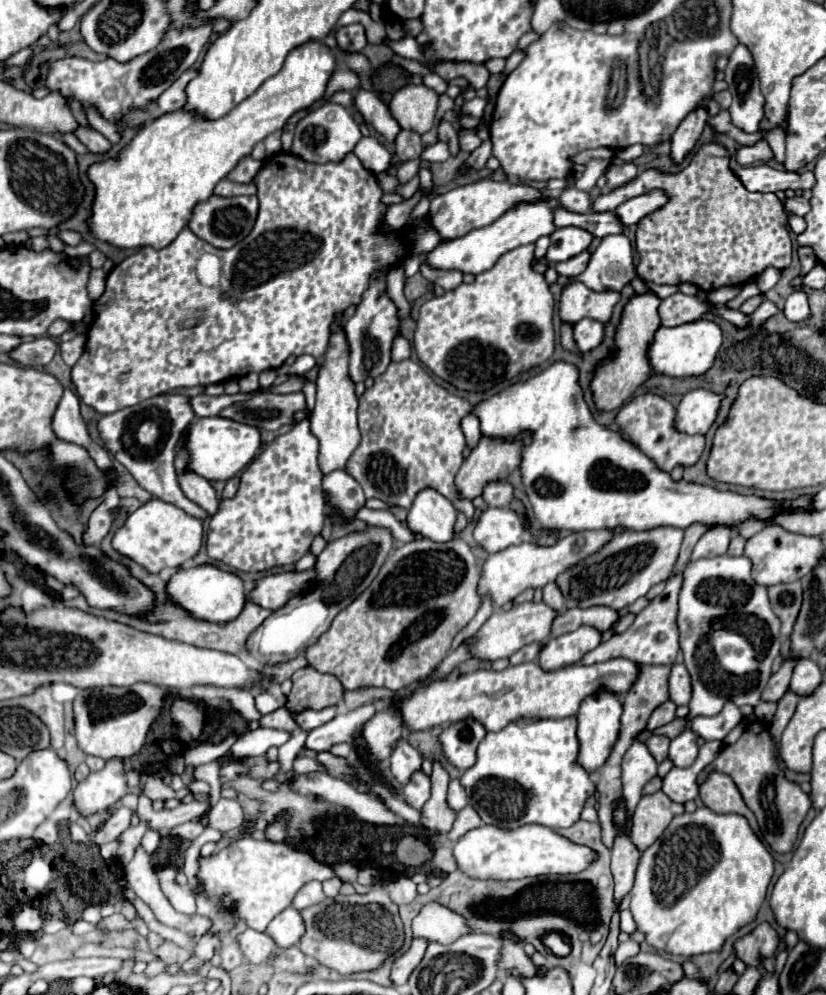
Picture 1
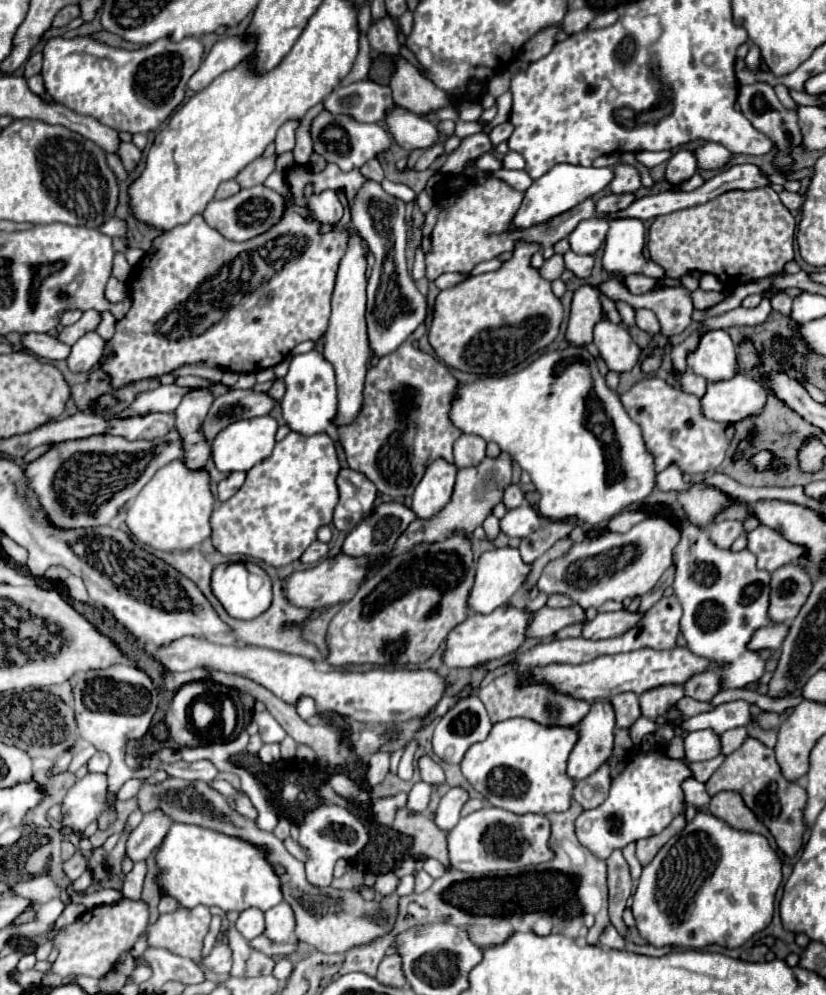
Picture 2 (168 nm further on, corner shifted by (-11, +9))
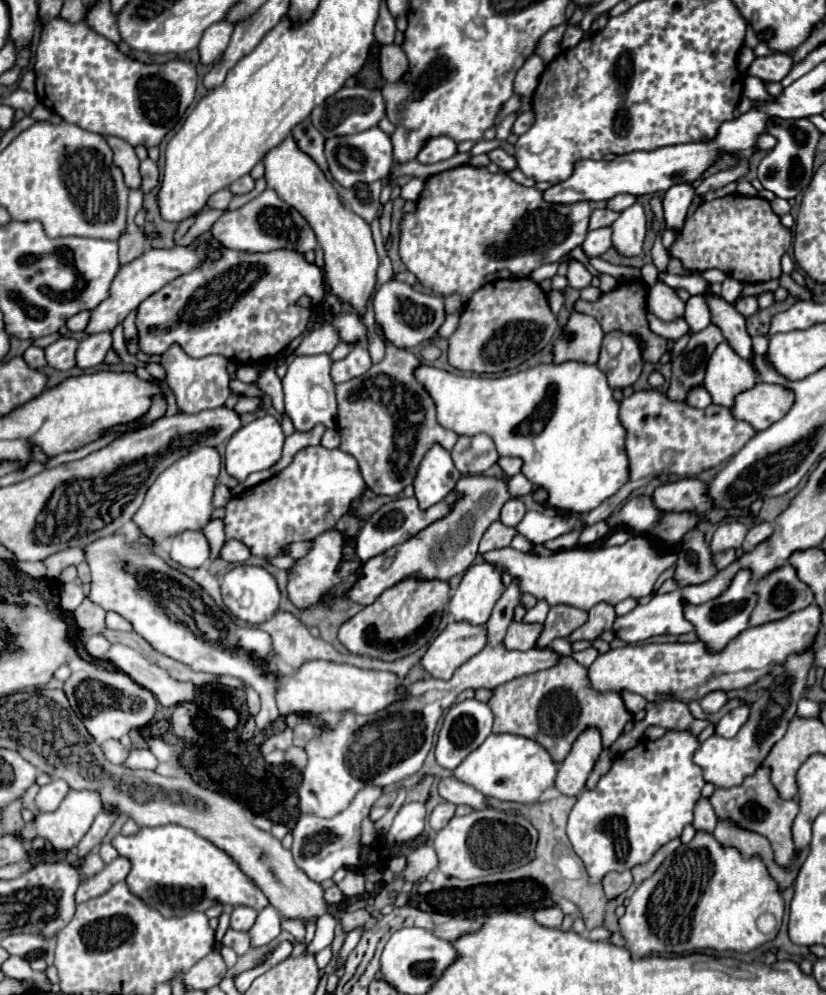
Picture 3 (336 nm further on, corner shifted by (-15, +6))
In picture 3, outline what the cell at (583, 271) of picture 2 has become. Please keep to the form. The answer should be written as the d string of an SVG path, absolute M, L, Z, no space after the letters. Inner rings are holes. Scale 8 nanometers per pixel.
M568 258L568 274L566 274L566 278L568 278L568 286L586 288L586 286L590 286L594 276L582 262L578 262L576 258Z

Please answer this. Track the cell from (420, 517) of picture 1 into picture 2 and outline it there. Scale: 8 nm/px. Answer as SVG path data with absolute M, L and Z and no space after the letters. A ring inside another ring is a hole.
M436 459L426 467L426 473L412 495L412 511L420 519L430 519L450 501L456 471L458 469L446 459Z

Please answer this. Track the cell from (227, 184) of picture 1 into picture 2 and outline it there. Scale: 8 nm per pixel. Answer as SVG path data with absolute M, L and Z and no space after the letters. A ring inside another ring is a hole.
M230 179L230 181L224 181L224 183L220 183L220 187L218 187L218 191L216 191L216 199L228 199L228 197L232 197L232 195L236 195L240 191L240 185L234 181L234 179Z

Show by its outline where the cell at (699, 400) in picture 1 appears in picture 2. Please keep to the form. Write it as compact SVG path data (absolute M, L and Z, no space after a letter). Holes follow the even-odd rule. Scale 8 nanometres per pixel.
M744 373L730 381L708 385L706 395L700 399L702 413L712 421L736 423L760 415L766 405L764 387Z

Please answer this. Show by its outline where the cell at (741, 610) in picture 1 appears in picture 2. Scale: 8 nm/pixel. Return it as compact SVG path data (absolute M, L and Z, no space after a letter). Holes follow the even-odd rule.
M678 503L668 505L666 511L682 531L676 555L672 557L676 567L672 589L684 611L680 631L694 655L708 657L722 671L724 689L742 689L744 685L760 679L766 665L766 653L748 651L746 643L756 629L772 623L768 619L770 573L756 567L756 555L748 549L738 553L718 549L708 539L708 531L690 523L686 511Z

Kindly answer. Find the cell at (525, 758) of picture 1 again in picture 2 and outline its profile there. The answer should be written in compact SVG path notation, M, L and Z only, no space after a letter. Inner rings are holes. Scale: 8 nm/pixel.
M508 719L496 723L486 741L474 743L460 761L462 775L482 793L490 805L524 815L566 811L574 781L566 775L566 759L576 745L574 727L544 727L530 719Z

